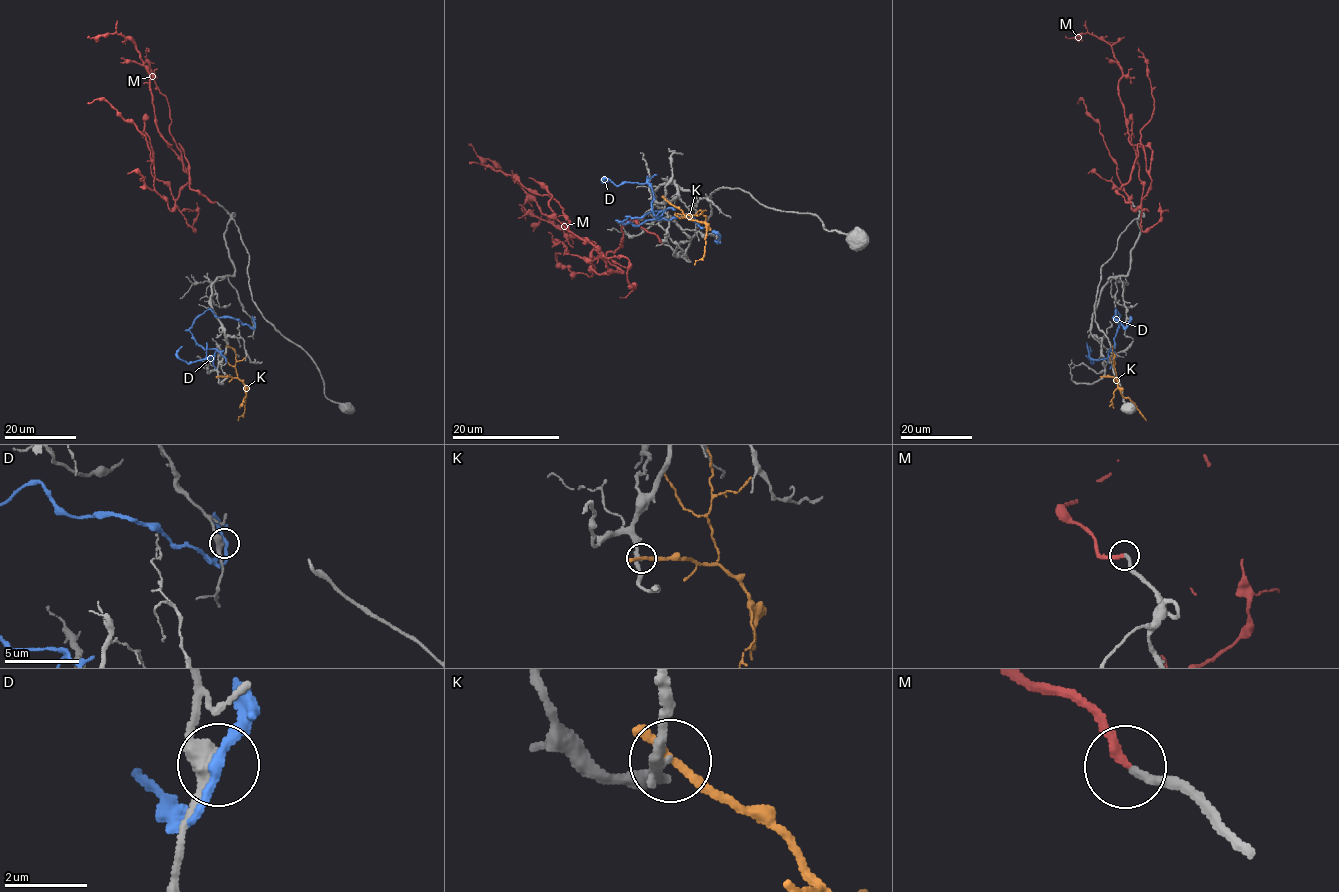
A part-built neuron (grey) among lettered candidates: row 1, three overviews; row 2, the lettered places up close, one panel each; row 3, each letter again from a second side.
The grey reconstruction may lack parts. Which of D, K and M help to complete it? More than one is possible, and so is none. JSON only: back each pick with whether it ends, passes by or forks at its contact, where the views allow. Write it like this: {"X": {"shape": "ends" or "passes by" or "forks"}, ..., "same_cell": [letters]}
{"M": {"shape": "ends"}, "same_cell": ["M"]}

